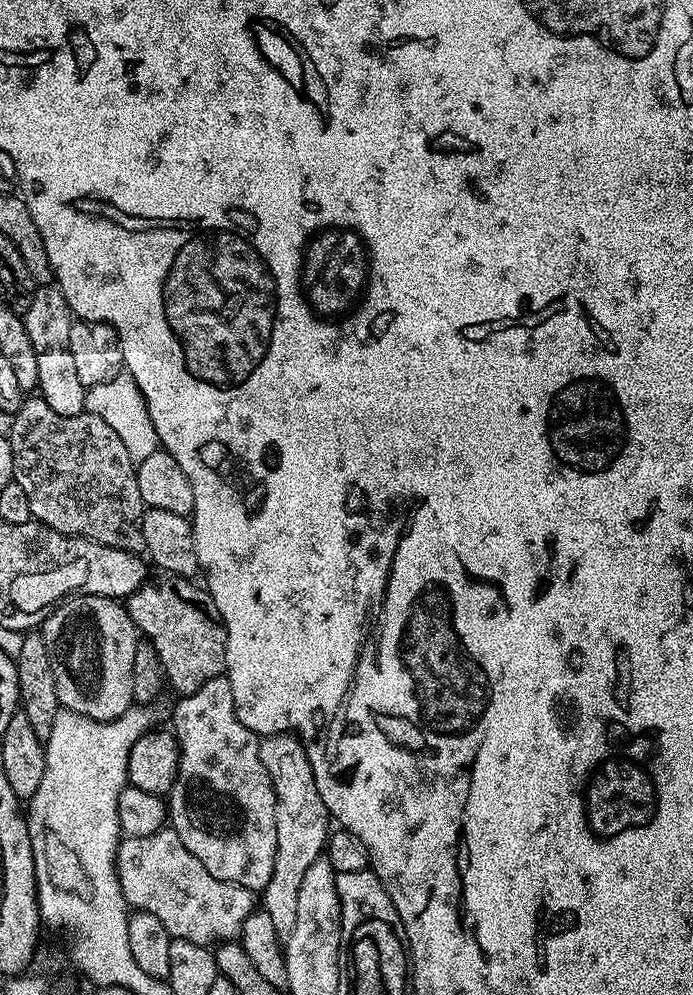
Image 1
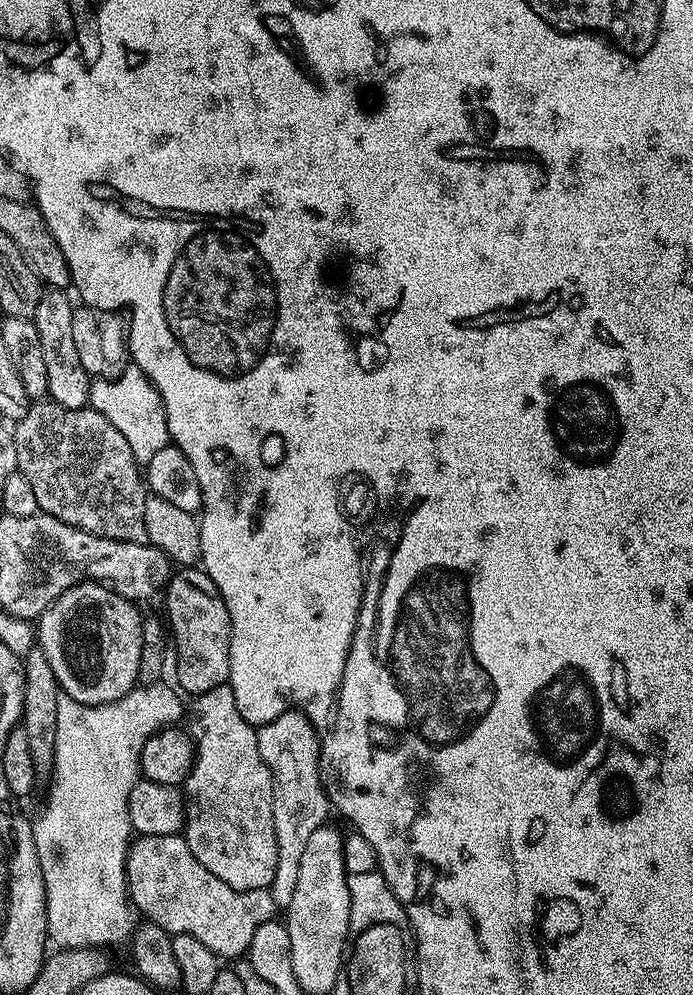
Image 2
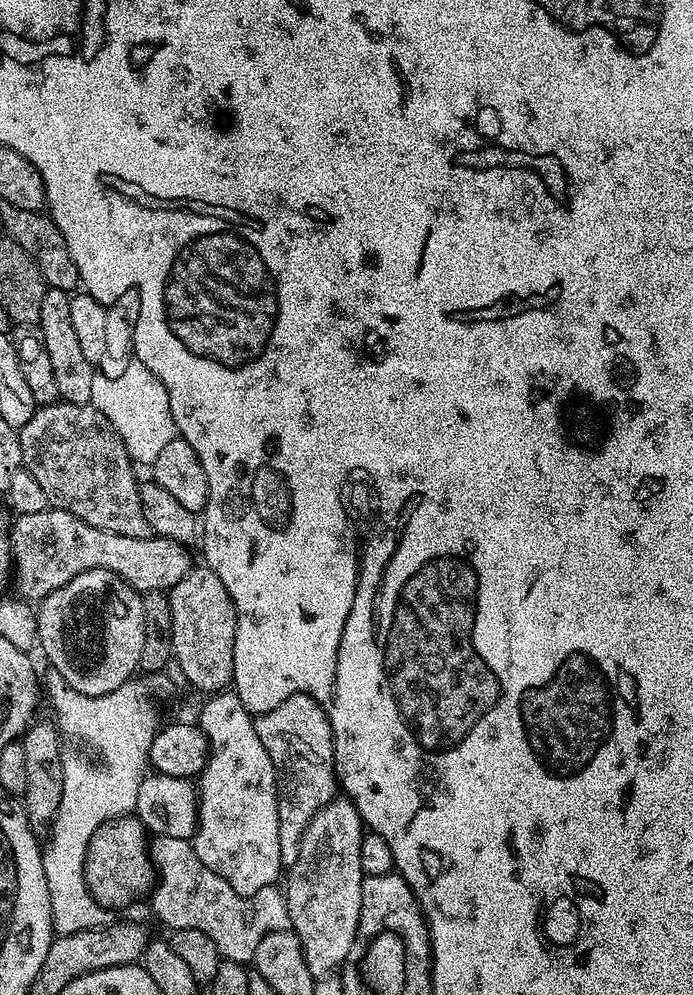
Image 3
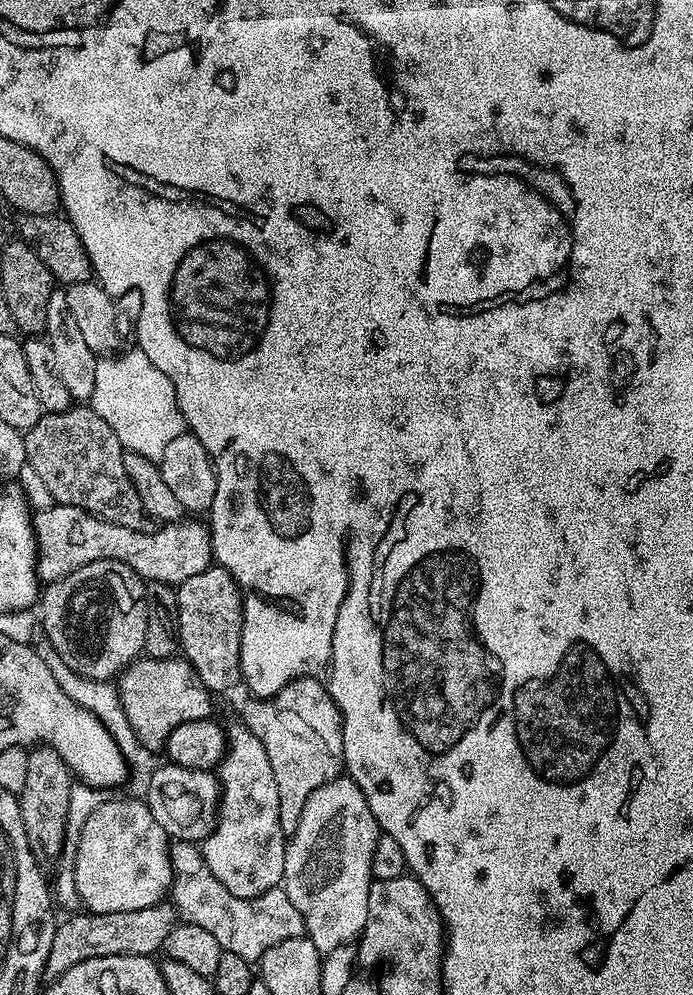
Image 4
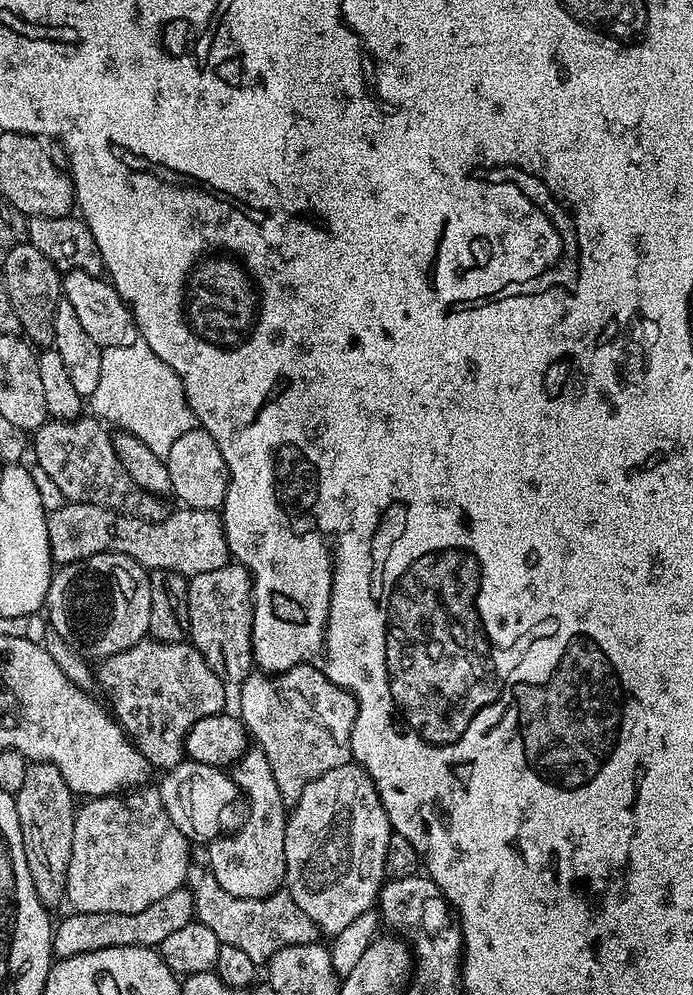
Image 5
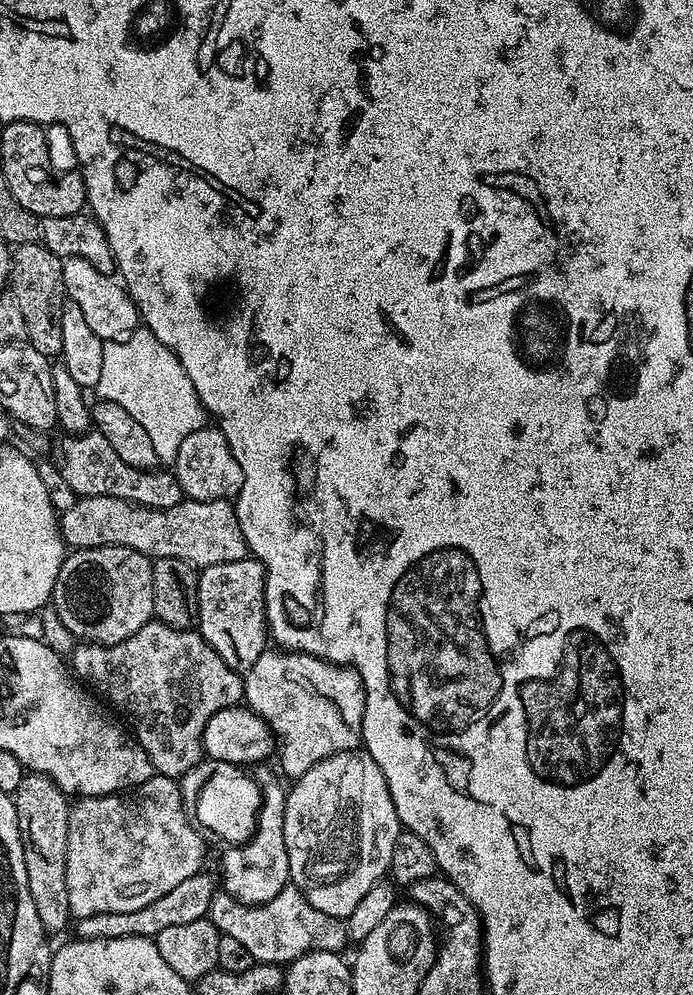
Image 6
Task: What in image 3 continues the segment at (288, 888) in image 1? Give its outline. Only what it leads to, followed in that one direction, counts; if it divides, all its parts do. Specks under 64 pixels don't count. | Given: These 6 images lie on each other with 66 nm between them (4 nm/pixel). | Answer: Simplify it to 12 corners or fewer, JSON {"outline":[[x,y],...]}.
{"outline":[[295,692],[255,717],[282,865],[338,792],[332,723]]}

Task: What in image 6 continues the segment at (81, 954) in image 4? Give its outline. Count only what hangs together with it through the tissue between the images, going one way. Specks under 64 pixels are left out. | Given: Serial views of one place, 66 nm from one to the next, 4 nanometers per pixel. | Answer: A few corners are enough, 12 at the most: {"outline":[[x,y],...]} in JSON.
{"outline":[[201,870],[142,910],[99,912],[75,935],[155,937],[208,915],[218,884]]}

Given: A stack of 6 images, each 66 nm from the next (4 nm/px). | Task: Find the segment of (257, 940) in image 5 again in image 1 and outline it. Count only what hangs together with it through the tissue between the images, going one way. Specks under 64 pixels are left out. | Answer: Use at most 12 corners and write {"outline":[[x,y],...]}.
{"outline":[[168,826],[124,836],[129,906],[173,940],[235,941],[253,889],[214,878]]}

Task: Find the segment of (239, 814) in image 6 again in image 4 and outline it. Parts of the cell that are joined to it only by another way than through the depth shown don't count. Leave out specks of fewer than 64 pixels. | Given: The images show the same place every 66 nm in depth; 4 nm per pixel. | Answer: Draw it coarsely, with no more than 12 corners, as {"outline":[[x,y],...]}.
{"outline":[[164,762],[146,802],[173,841],[216,826],[215,771]]}

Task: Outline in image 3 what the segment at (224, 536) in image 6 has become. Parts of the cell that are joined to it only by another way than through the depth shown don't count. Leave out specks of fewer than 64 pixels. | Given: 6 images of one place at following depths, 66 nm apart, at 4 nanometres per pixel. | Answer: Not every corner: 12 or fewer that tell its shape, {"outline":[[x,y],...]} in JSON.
{"outline":[[49,506],[11,521],[19,595],[45,600],[101,568],[168,592],[185,545],[126,538]]}

